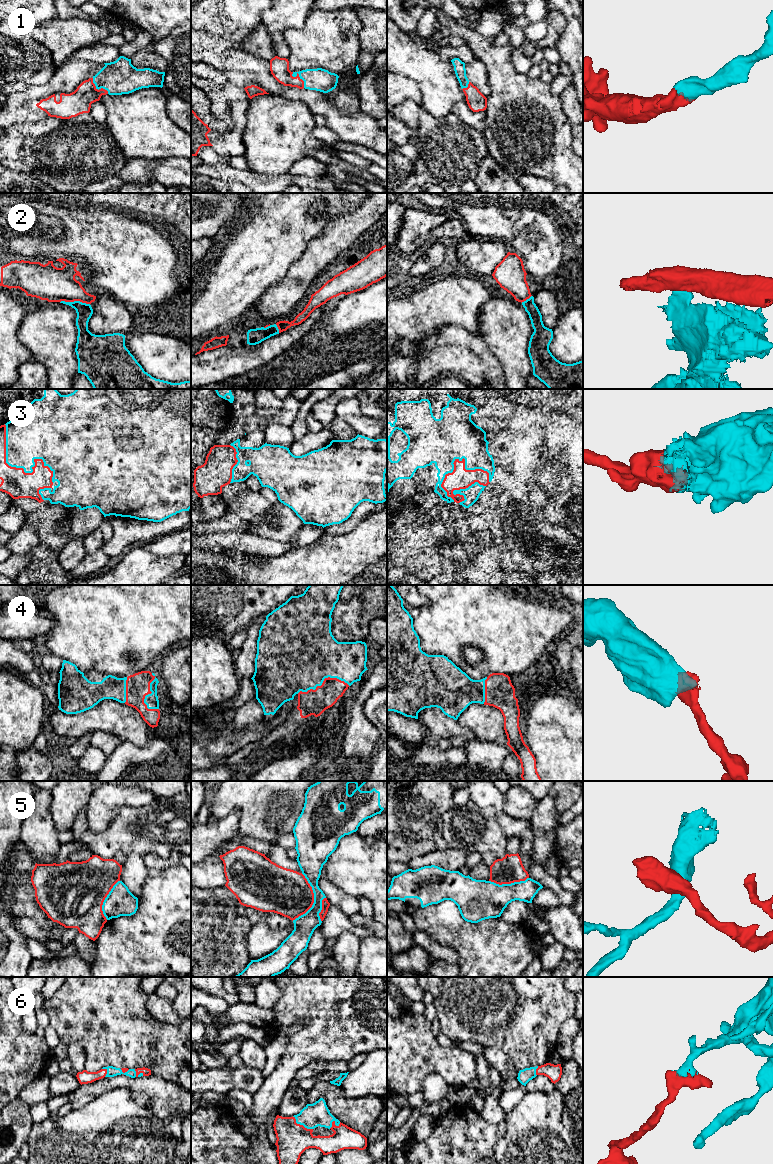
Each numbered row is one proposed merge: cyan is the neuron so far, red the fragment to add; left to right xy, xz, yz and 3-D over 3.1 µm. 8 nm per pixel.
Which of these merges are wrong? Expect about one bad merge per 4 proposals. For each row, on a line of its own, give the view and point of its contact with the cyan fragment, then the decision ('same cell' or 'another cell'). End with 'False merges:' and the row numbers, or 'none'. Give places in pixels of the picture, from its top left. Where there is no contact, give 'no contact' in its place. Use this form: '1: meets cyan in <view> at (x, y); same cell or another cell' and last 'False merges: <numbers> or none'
1: meets cyan in xz at (299, 76); same cell
2: meets cyan in xy at (75, 301); another cell
3: meets cyan in xy at (22, 467); same cell
4: meets cyan in xz at (323, 680); same cell
5: meets cyan in xz at (314, 899); another cell
6: meets cyan in xz at (301, 1124); same cell
False merges: 2, 5

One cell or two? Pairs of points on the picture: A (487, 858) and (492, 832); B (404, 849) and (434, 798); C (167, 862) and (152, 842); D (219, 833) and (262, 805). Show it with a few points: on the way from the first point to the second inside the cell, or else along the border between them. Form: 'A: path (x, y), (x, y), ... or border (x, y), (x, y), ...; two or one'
A: border (481, 853), (492, 852), (498, 858); two
B: path (416, 836), (418, 834), (418, 814), (421, 811); one
C: border (180, 851), (167, 856), (143, 856); two
D: border (217, 819), (238, 810), (239, 831), (244, 836); two

